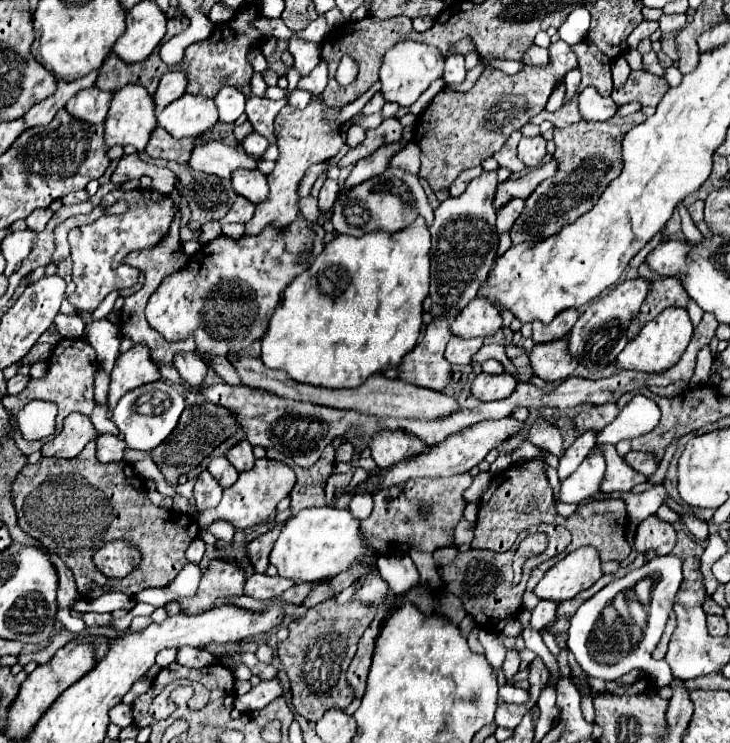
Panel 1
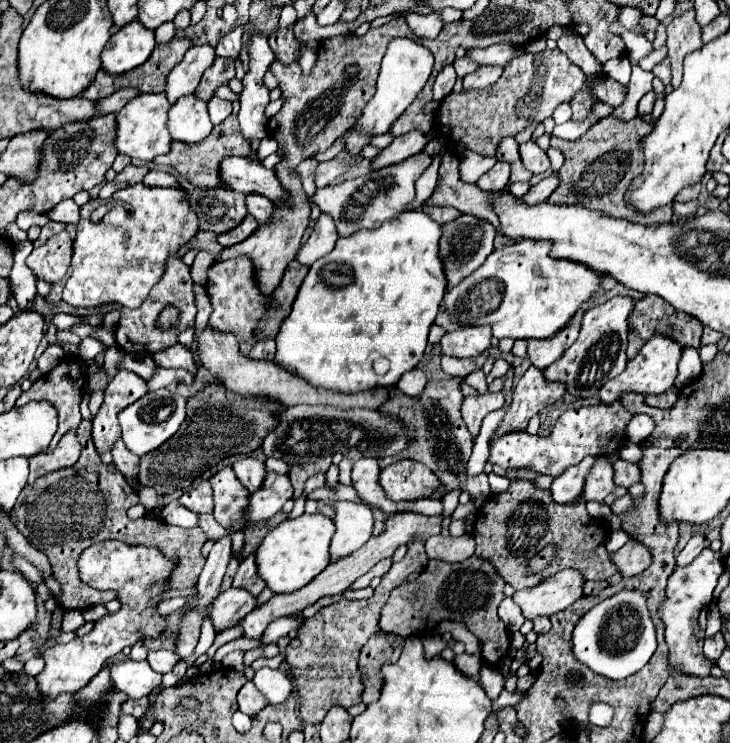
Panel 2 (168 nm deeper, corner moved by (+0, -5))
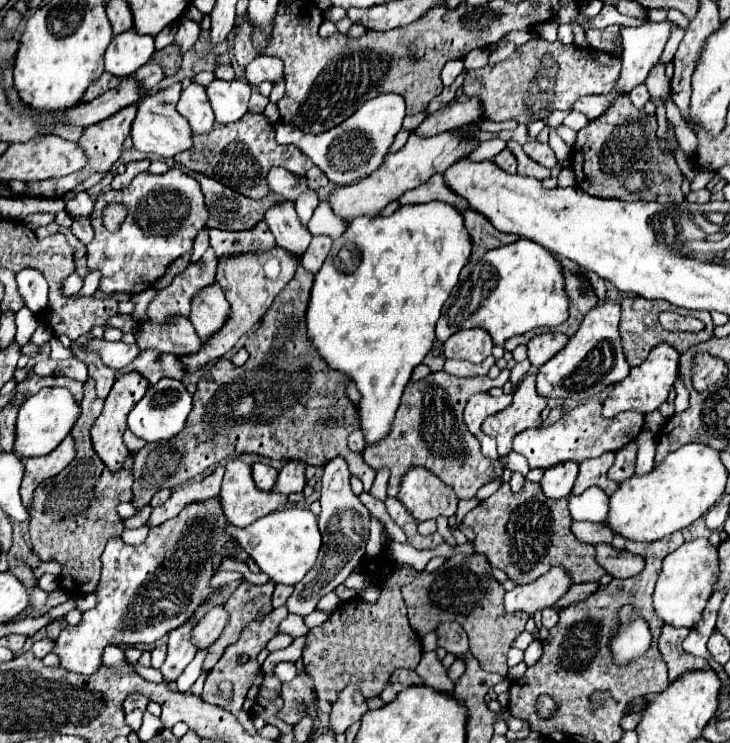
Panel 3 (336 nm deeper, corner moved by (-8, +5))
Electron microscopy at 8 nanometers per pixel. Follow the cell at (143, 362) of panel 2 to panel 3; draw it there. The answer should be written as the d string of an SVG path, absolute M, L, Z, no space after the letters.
M90 340L86 344L88 348L96 348L102 362L108 364L114 370L120 370L124 366L128 366L140 352L140 348L134 344L124 344L124 342L106 342L106 340Z

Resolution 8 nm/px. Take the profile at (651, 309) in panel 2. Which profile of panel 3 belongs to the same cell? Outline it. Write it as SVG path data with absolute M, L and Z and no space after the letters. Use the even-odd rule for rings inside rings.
M632 296L632 298L624 298L622 300L622 320L620 320L620 336L622 336L622 348L624 348L624 356L626 356L626 362L630 366L640 366L646 356L650 354L650 350L662 342L670 344L672 348L676 348L678 352L684 352L688 350L690 346L698 344L698 342L704 342L704 340L710 340L712 338L712 330L714 330L714 324L712 324L712 318L708 312L692 312L692 310L682 310L682 308L676 308L676 306L670 306L668 302L650 302L650 300L644 300L644 298L638 298L638 296ZM664 310L670 310L670 312L676 312L676 314L682 314L682 316L694 316L694 318L700 318L706 328L698 334L692 334L692 332L668 332L660 326L658 322L658 314L664 312Z

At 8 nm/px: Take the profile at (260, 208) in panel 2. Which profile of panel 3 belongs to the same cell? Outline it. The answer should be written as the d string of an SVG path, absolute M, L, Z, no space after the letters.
M292 202L272 206L266 212L266 224L268 224L270 232L276 236L276 242L278 242L280 248L288 250L296 258L302 258L302 254L310 246L312 234L300 222Z

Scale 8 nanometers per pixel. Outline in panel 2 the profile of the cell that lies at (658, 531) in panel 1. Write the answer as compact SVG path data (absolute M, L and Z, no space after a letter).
M640 540L626 542L618 552L610 554L622 576L634 576L652 564L652 552Z

